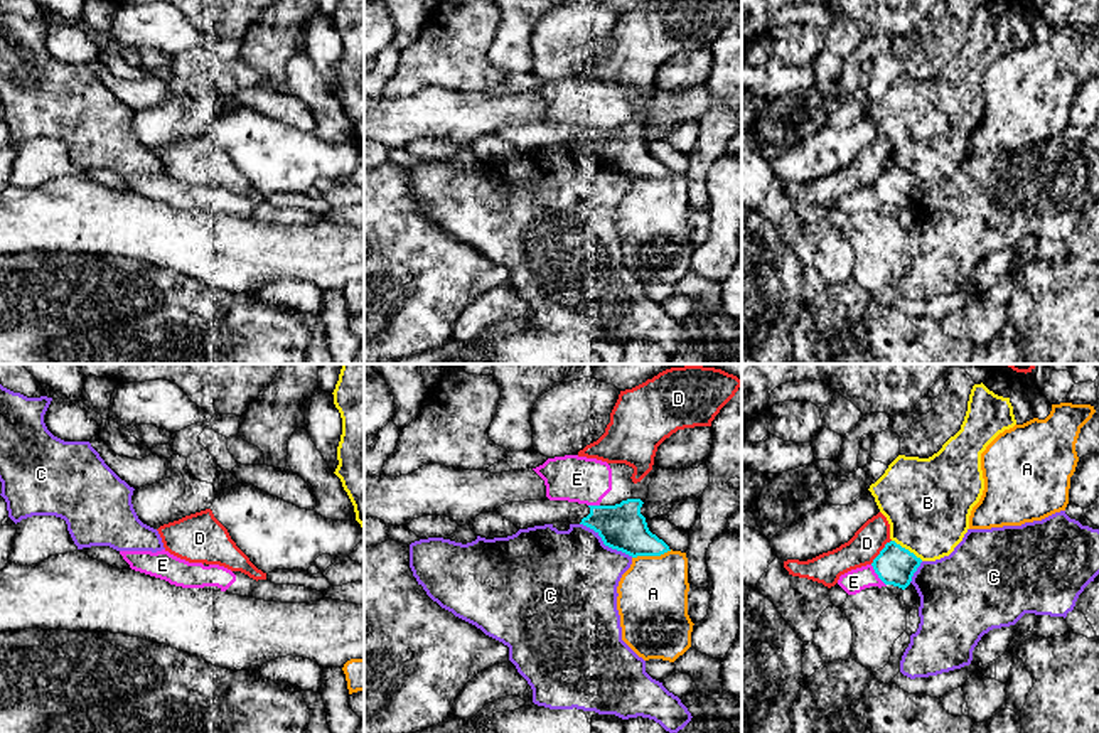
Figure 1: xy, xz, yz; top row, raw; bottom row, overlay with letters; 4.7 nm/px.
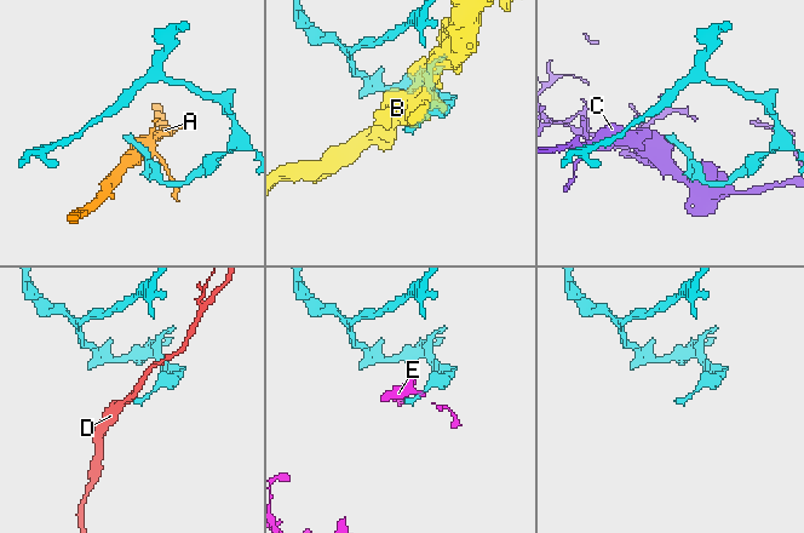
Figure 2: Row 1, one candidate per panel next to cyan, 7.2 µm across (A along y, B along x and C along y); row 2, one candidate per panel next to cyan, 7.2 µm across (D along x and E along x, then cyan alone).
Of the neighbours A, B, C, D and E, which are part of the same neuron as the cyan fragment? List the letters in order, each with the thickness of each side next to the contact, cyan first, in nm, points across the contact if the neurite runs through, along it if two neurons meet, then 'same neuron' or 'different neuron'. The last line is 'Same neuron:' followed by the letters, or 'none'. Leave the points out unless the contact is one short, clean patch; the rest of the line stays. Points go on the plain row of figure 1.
A: calibres 220 and 340 nm; different neuron
B: calibres 190 and 420 nm; different neuron
C: calibres 220 and 480 nm; different neuron
D: calibres 190 and 150 nm; different neuron
E: calibres 190 and 110 nm; different neuron
Same neuron: none

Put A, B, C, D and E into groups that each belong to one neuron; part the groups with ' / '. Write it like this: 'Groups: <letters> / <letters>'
Groups: A / B / C / D / E

